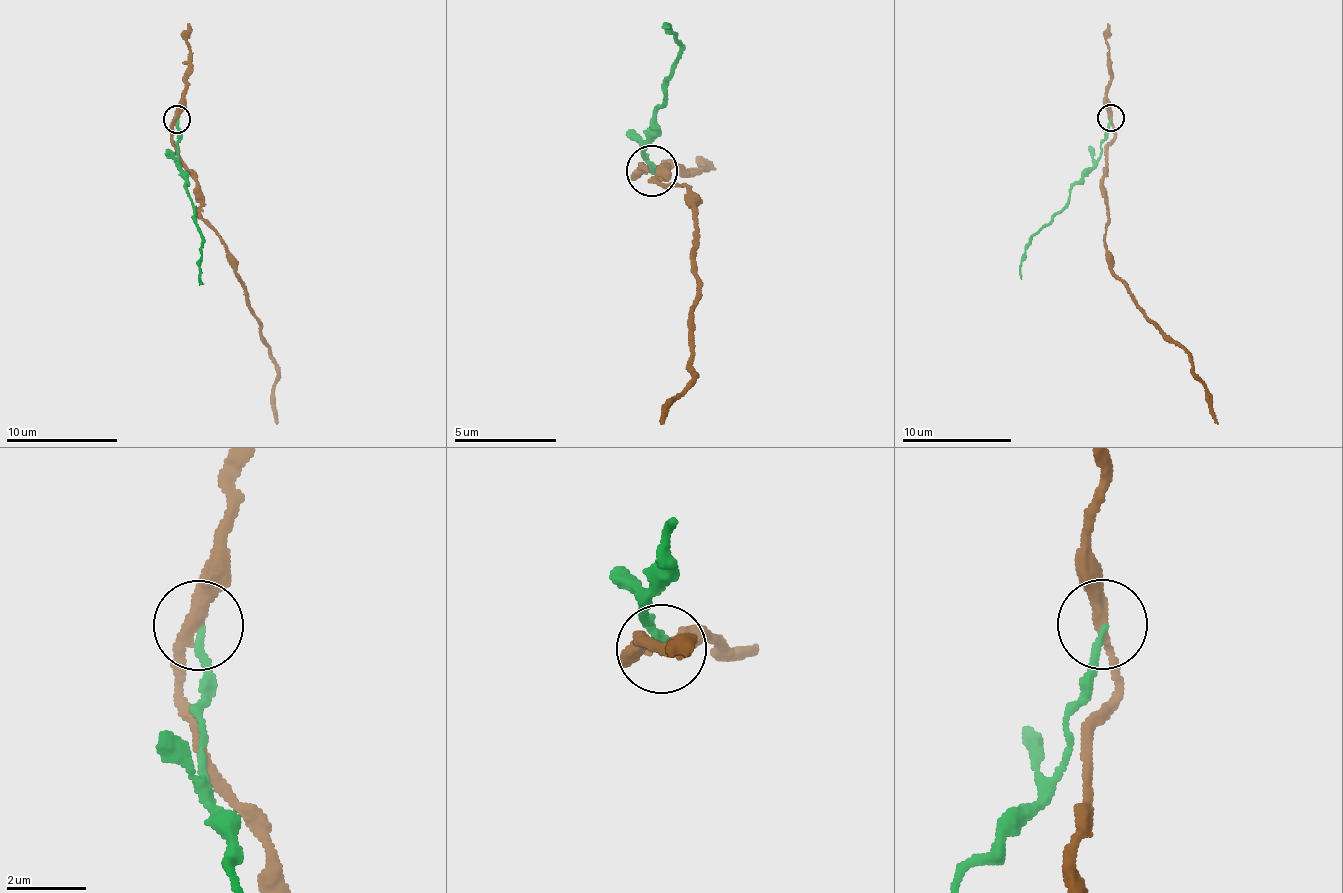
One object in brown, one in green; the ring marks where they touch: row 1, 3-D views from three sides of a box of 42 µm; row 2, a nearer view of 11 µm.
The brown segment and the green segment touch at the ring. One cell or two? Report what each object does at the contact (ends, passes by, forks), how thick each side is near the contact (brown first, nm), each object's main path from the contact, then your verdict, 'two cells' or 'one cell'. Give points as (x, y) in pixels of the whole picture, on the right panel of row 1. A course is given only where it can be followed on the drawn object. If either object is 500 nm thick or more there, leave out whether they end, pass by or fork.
brown passes by; green ends; calibres 320 and 180 nm; course brown (1110, 118), (1113, 143), (1103, 179), (1105, 243), (1111, 271), (1148, 318), (1188, 354), (1216, 423); course green (1110, 118), (1098, 162), (1071, 187), (1070, 201), (1034, 234), (1020, 264), (1020, 278); two cells

